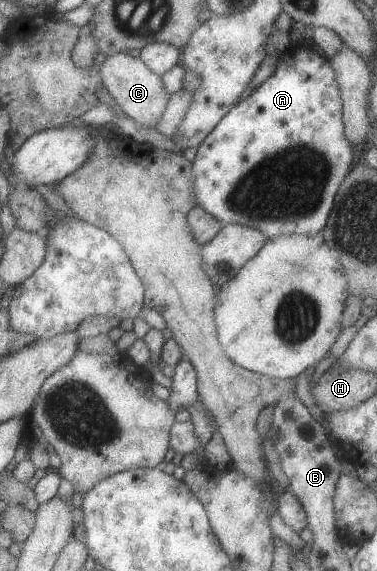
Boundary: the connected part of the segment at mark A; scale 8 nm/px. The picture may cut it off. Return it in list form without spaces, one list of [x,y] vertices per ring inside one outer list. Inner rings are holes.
[[[305,40],[304,43],[299,43],[296,48],[289,47],[281,53],[277,57],[278,62],[273,75],[261,83],[257,89],[250,91],[251,94],[248,97],[237,102],[197,147],[196,158],[192,162],[196,205],[199,204],[200,208],[209,212],[222,225],[239,224],[251,226],[263,232],[269,239],[281,234],[307,234],[311,236],[321,232],[327,223],[337,190],[350,172],[351,165],[353,165],[353,146],[346,138],[344,130],[340,85],[337,81],[335,70],[329,59],[320,55],[319,52],[314,52],[310,45],[311,41]]]

